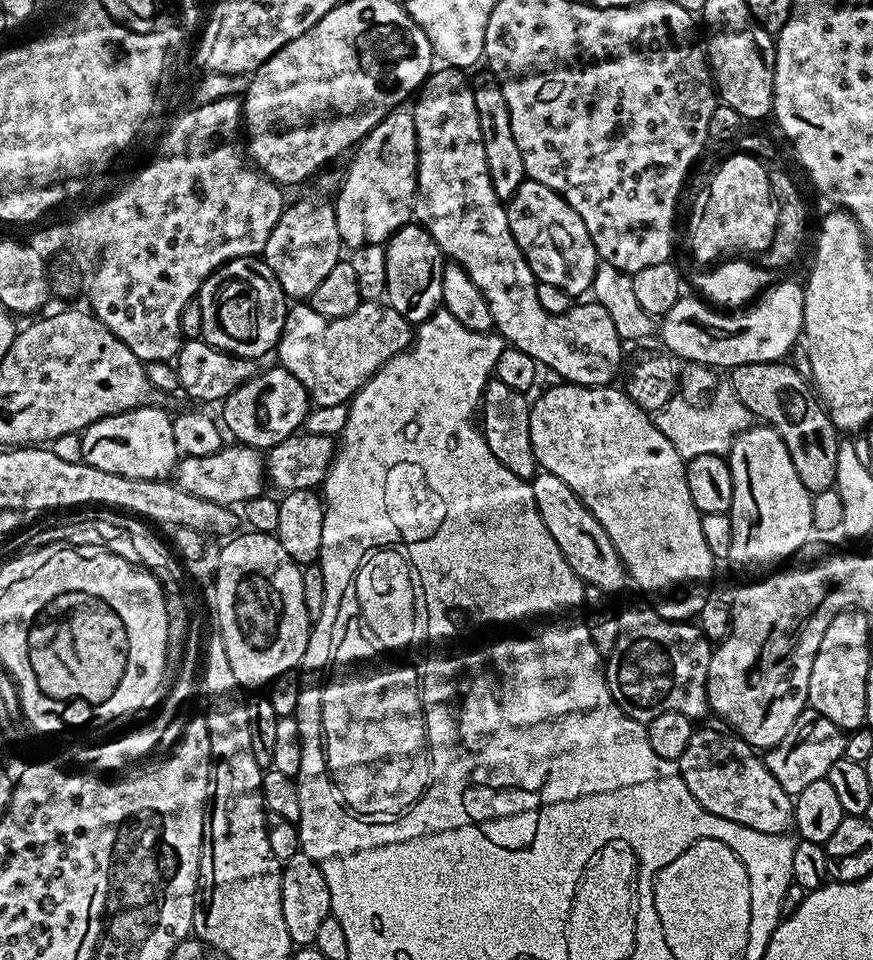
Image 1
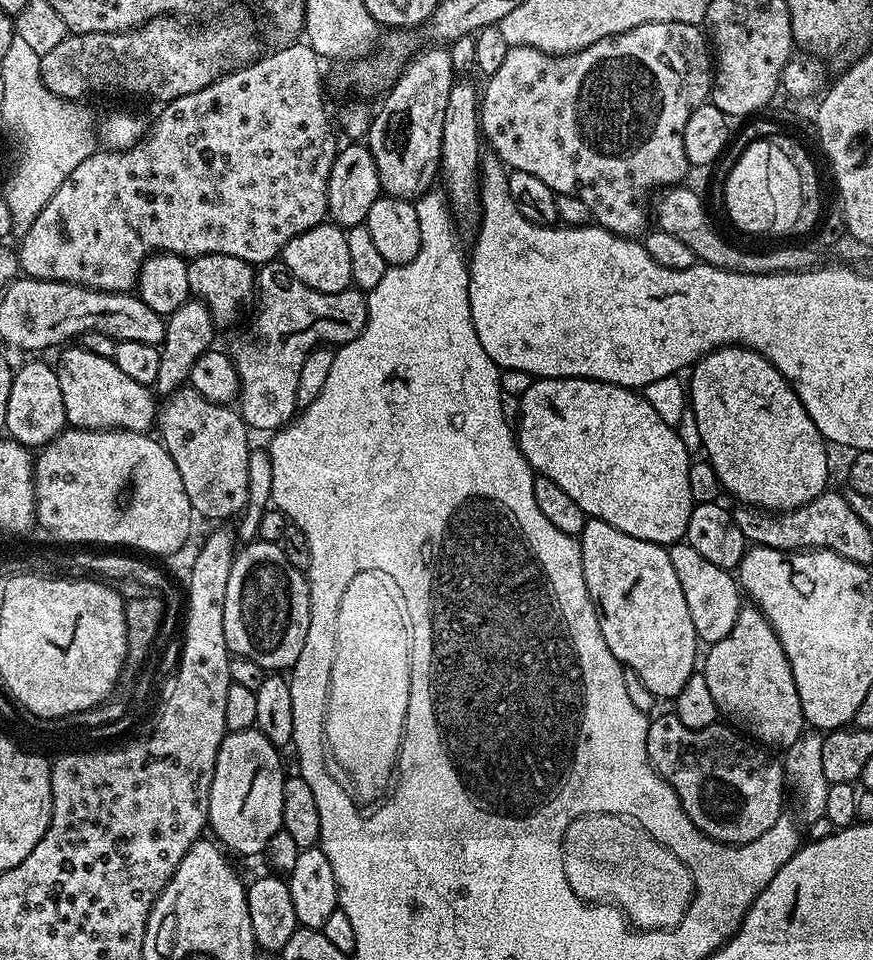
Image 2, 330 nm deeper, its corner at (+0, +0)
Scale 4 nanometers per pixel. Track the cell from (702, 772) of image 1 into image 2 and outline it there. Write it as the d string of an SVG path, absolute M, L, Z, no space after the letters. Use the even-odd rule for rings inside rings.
M661 714L653 715L651 719L649 719L648 733L646 734L646 750L648 751L650 762L654 766L654 770L678 794L680 807L684 808L688 815L688 823L698 826L698 830L702 830L708 835L708 839L720 840L726 846L741 846L746 842L754 842L754 838L759 838L762 834L766 834L766 830L770 830L770 826L774 826L774 822L778 822L778 818L785 811L784 780L786 782L786 773L783 763L781 763L777 757L775 760L775 758L771 756L771 754L773 754L771 751L757 746L751 739L741 735L739 731L733 730L728 726L723 728L723 723L717 722L702 730L690 730L690 726L682 726L682 722L675 714L668 714L668 716L660 715Z

